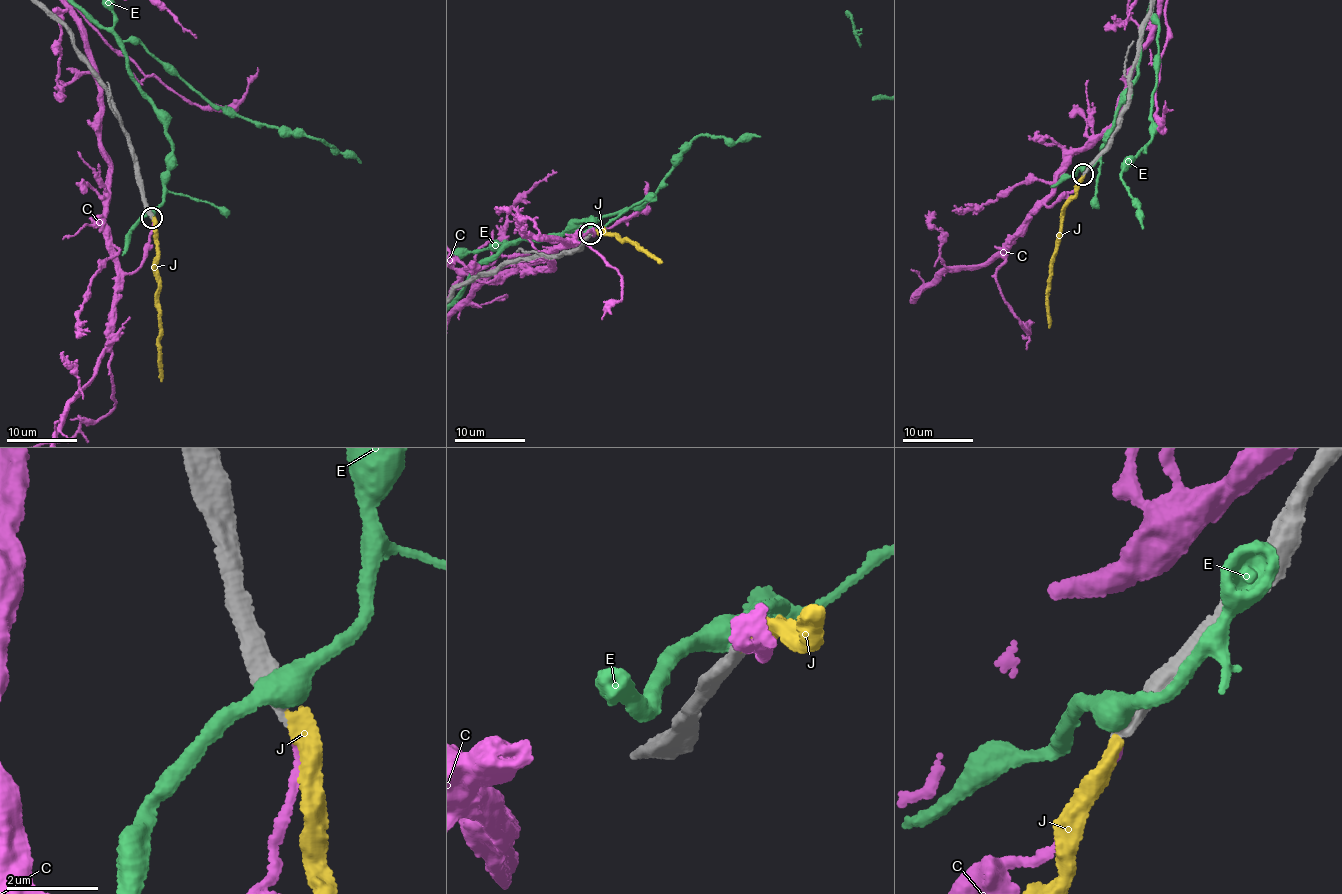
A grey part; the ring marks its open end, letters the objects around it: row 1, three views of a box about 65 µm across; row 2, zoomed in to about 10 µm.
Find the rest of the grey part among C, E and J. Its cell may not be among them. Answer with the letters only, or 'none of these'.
J

